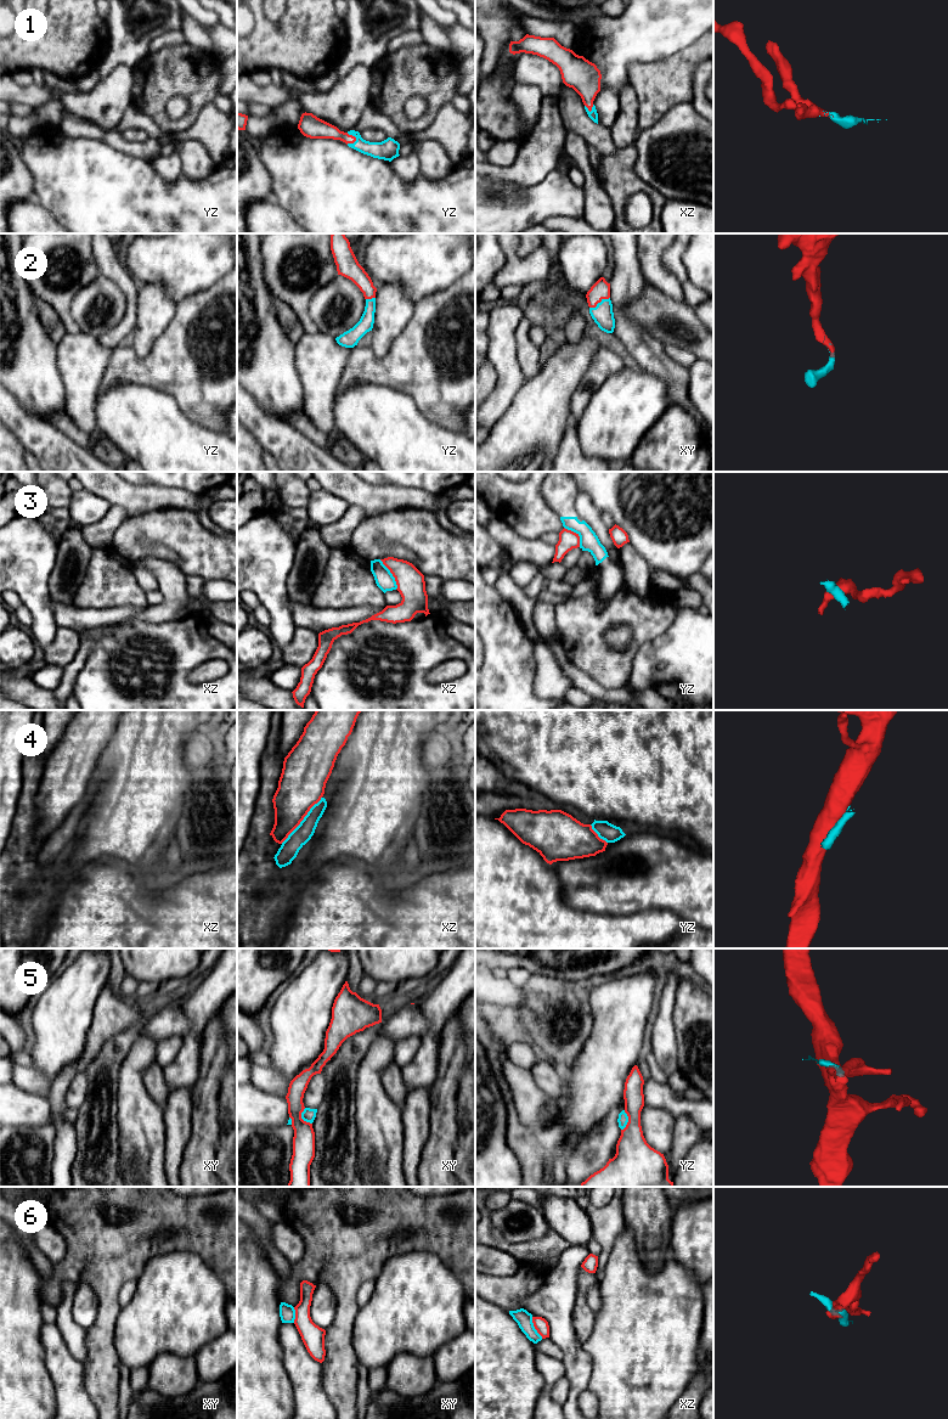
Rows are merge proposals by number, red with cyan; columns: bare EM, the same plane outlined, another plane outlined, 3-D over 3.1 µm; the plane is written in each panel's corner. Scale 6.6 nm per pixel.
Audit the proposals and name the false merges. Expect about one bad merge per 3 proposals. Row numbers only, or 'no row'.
3, 4, 5, 6

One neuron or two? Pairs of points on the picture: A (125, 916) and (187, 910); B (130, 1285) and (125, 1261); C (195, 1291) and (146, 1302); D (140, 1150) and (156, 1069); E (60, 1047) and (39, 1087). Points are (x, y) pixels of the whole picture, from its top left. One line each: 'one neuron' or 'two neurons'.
A: one neuron
B: two neurons
C: one neuron
D: two neurons
E: two neurons

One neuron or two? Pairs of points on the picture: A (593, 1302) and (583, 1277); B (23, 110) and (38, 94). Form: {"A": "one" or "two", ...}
{"A": "two", "B": "two"}

